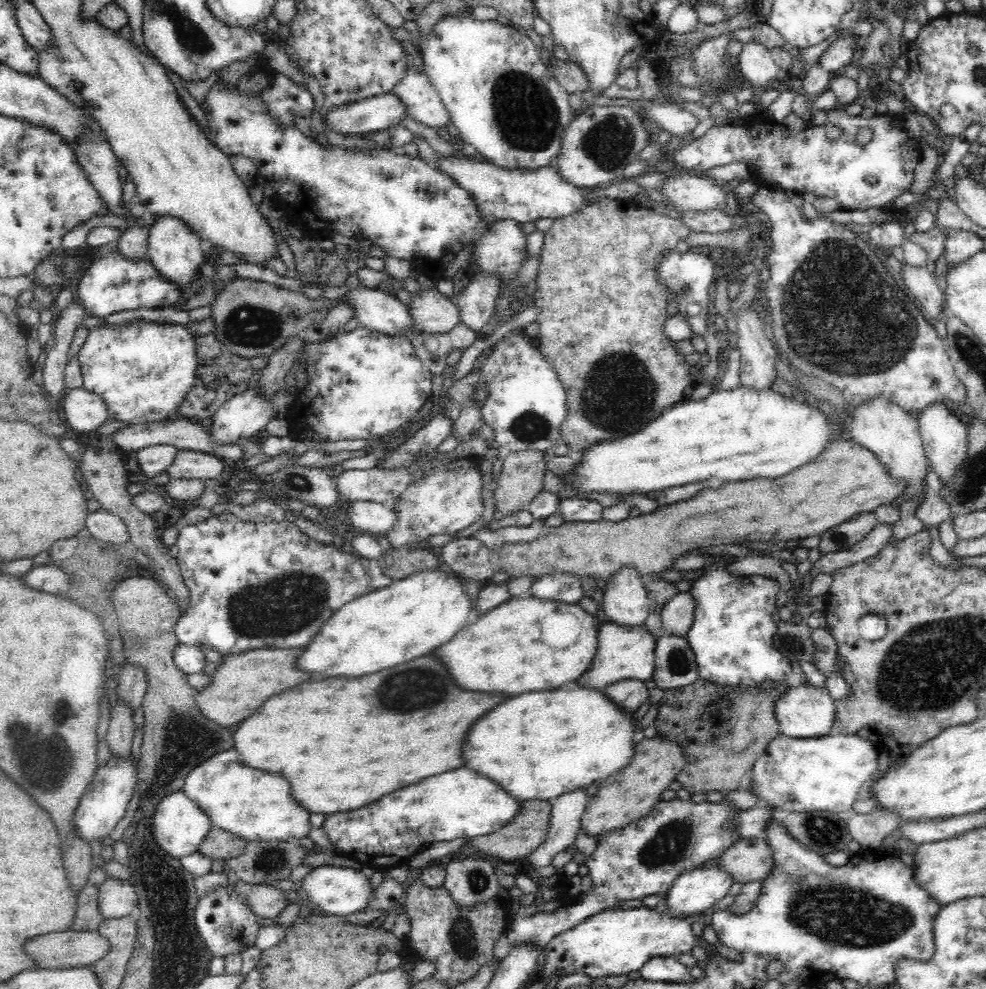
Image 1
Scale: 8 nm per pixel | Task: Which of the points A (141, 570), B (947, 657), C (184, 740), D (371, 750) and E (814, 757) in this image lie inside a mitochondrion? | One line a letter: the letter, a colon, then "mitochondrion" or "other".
A: other
B: mitochondrion
C: mitochondrion
D: other
E: other

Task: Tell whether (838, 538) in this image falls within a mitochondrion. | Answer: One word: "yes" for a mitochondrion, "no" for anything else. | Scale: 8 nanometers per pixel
yes

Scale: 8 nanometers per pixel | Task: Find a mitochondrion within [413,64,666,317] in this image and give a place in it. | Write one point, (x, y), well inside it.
(526, 116)

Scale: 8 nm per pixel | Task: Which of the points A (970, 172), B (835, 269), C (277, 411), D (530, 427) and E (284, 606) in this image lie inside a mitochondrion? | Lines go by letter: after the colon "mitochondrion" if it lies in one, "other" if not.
A: other
B: mitochondrion
C: other
D: mitochondrion
E: mitochondrion

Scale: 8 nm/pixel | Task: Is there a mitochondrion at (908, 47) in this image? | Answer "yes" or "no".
no

